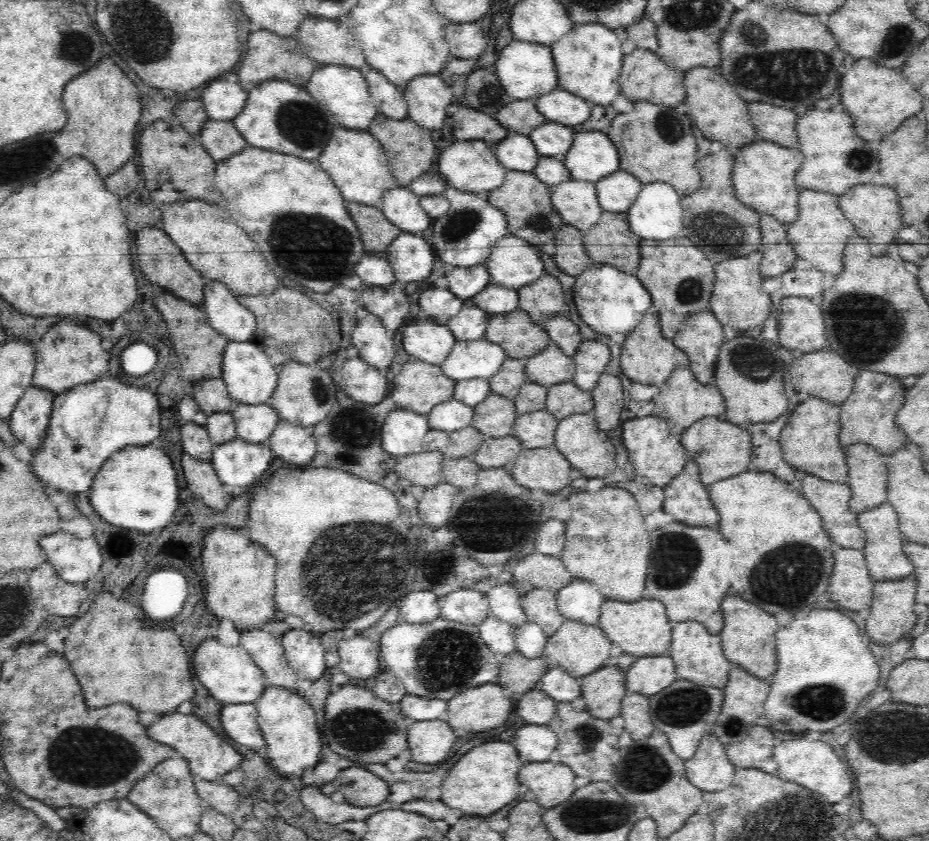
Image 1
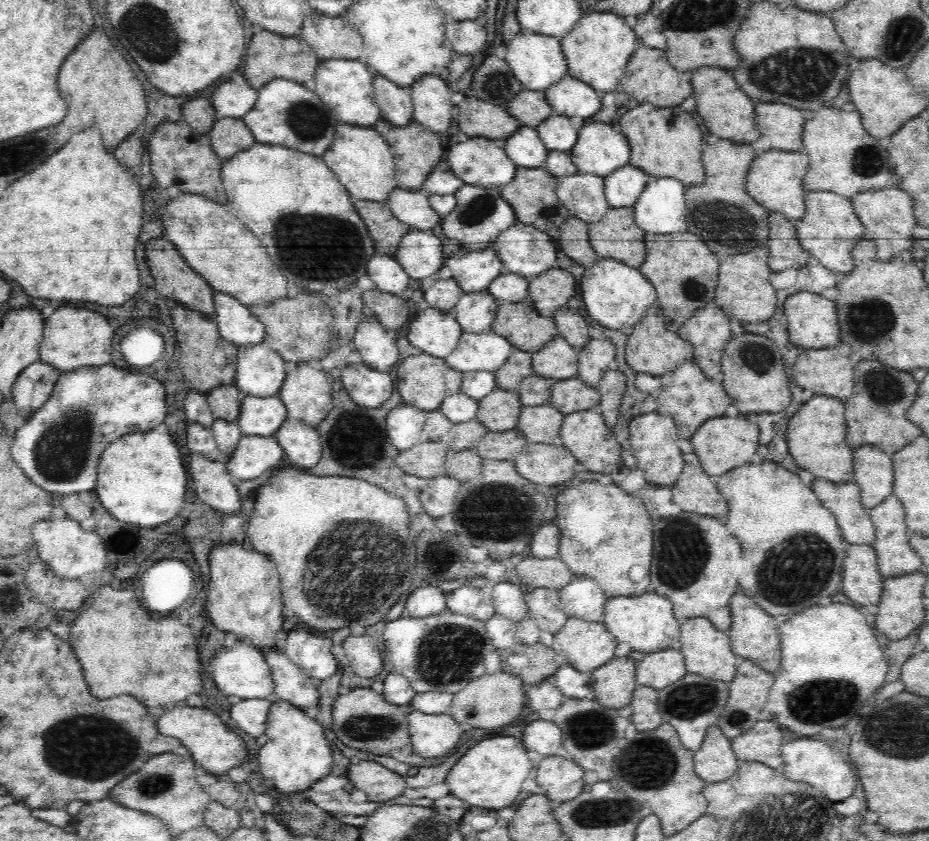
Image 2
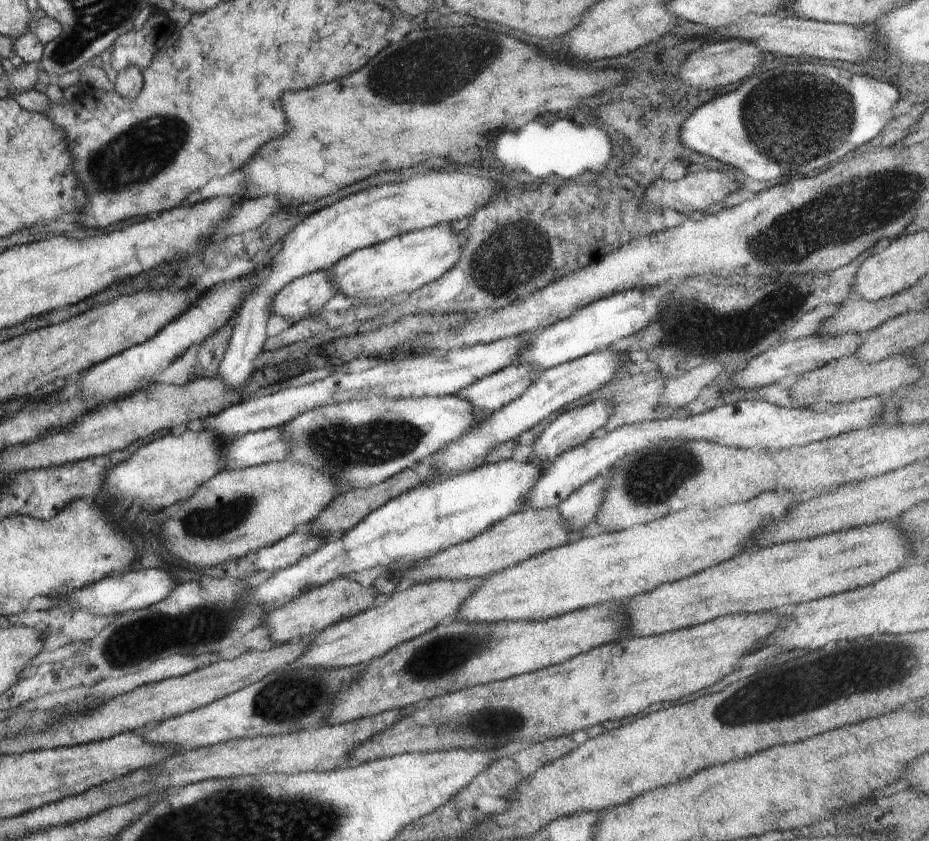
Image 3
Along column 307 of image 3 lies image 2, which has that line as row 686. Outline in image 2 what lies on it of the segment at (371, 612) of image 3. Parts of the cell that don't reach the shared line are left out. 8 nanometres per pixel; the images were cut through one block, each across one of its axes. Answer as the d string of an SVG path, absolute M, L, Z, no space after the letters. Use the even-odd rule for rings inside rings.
M672 647L647 653L637 664L636 682L638 686L650 685L656 689L663 689L688 673L682 651L678 647Z

